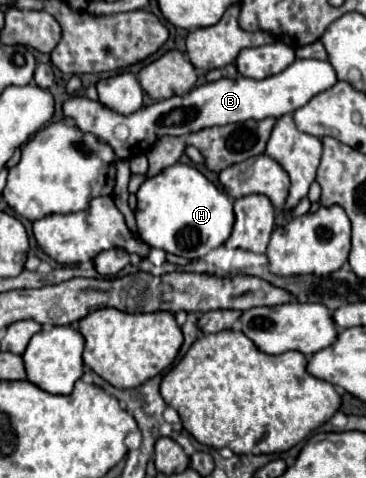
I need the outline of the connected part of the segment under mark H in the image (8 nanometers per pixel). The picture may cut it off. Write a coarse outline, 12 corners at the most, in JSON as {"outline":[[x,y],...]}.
{"outline":[[180,162],[136,196],[140,240],[188,260],[222,246],[232,200]]}

